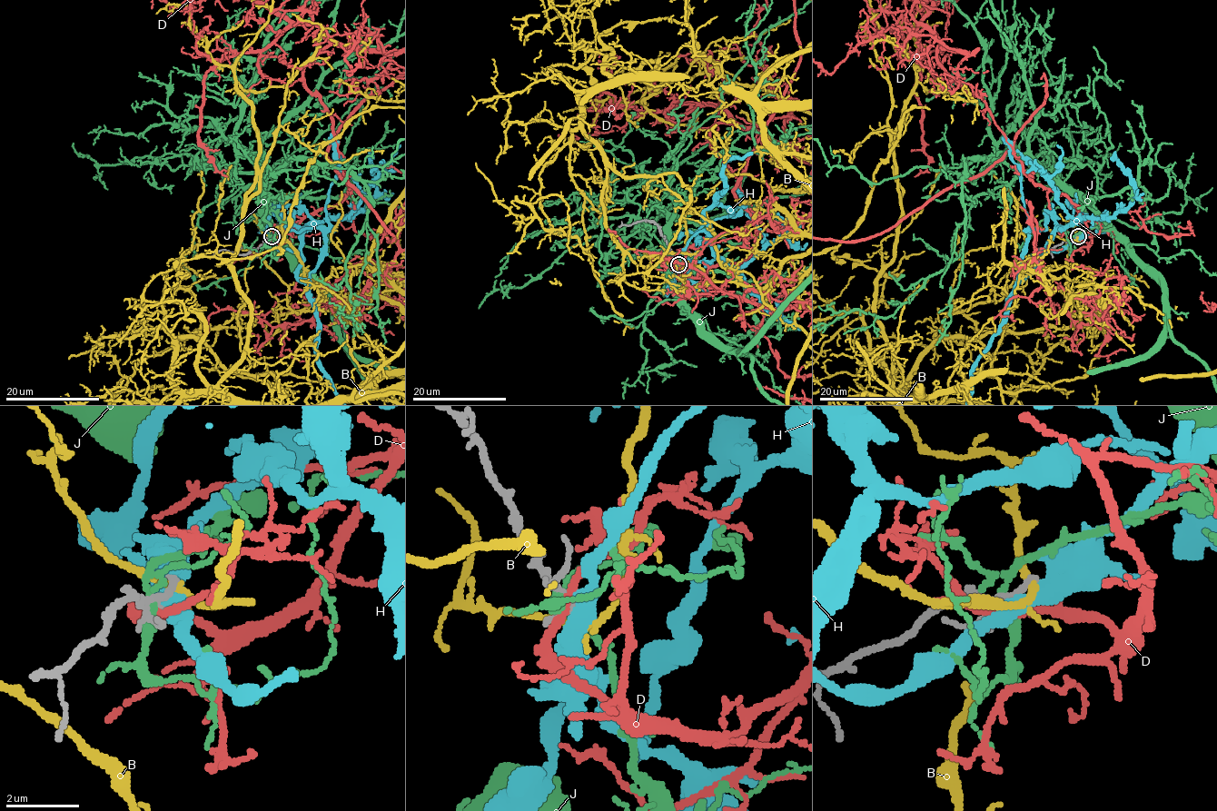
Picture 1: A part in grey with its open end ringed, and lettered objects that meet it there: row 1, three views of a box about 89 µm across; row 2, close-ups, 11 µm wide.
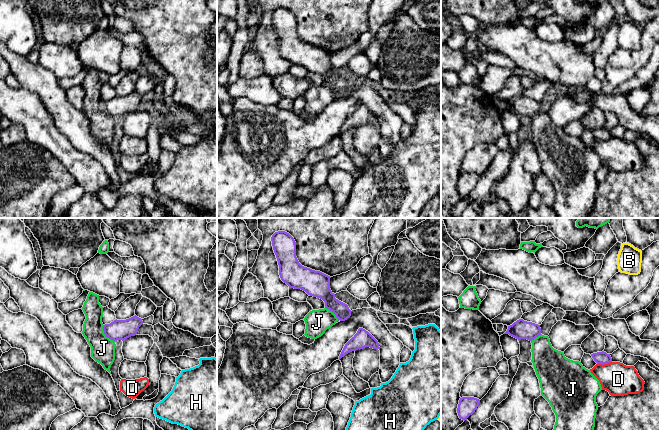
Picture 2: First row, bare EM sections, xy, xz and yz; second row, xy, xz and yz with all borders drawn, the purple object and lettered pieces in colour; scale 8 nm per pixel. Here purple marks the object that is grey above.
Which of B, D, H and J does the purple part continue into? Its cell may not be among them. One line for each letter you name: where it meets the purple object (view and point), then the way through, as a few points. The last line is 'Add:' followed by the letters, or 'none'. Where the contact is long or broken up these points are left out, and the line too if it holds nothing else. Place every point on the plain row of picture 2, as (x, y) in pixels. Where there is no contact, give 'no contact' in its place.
Add: none

